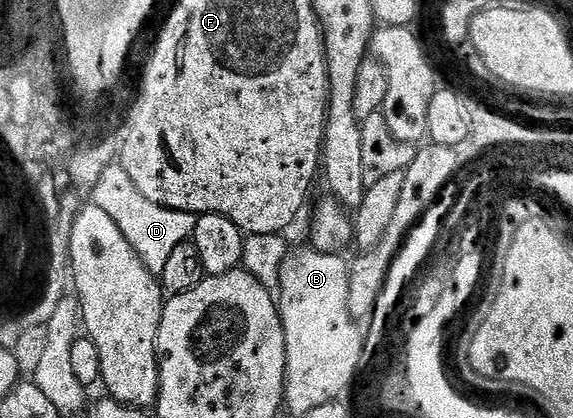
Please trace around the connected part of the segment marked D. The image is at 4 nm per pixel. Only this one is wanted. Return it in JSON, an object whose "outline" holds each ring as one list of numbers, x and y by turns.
{"outline":[[112,165,101,174,101,179,97,181,93,192,93,203,103,212,109,213,113,221,117,221,117,229,125,233,125,241,129,241,137,257,141,257,142,263,156,277,162,276,173,249,188,242,195,234,196,216,190,215,187,211,169,209,149,201,149,197,145,197,141,189,133,185,129,173,125,173,121,165]]}

